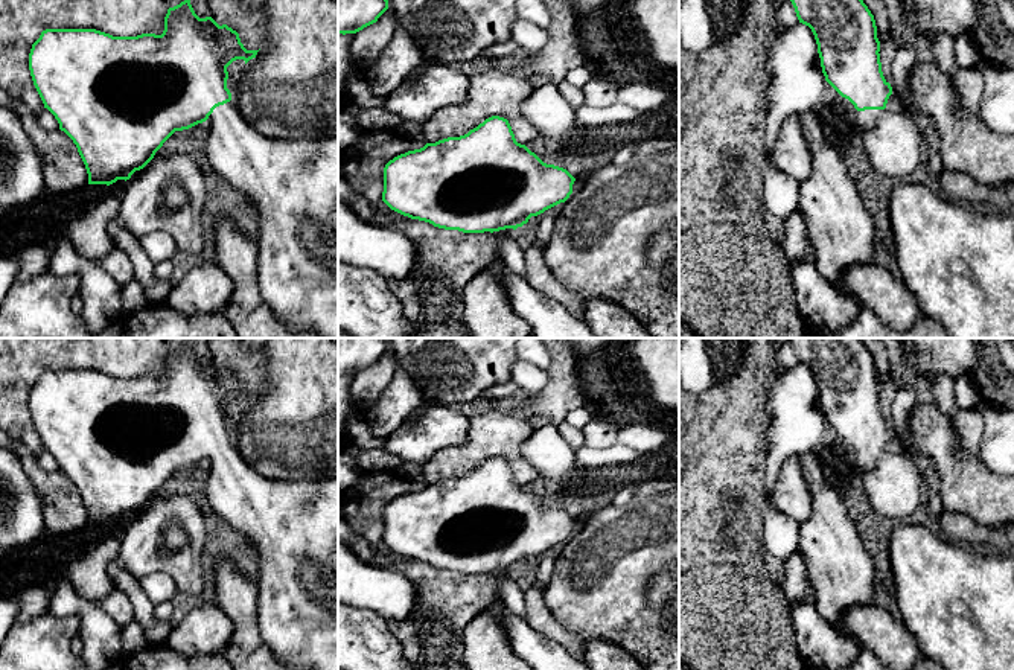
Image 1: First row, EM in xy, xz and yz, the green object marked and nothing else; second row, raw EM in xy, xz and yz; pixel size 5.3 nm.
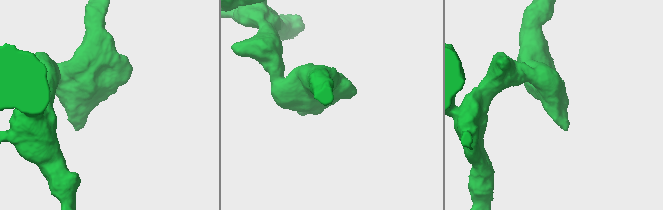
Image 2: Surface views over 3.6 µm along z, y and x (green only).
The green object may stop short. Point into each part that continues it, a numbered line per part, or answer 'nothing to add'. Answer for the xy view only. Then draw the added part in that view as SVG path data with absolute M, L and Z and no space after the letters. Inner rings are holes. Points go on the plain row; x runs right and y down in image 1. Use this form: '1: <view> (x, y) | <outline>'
1: xy (293, 524) | M233 442L206 461L212 510L256 548L257 623L289 670L338 670L338 478L286 481L254 471Z

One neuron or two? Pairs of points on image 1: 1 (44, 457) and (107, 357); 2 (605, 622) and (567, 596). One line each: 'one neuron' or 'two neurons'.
1: two neurons
2: one neuron

